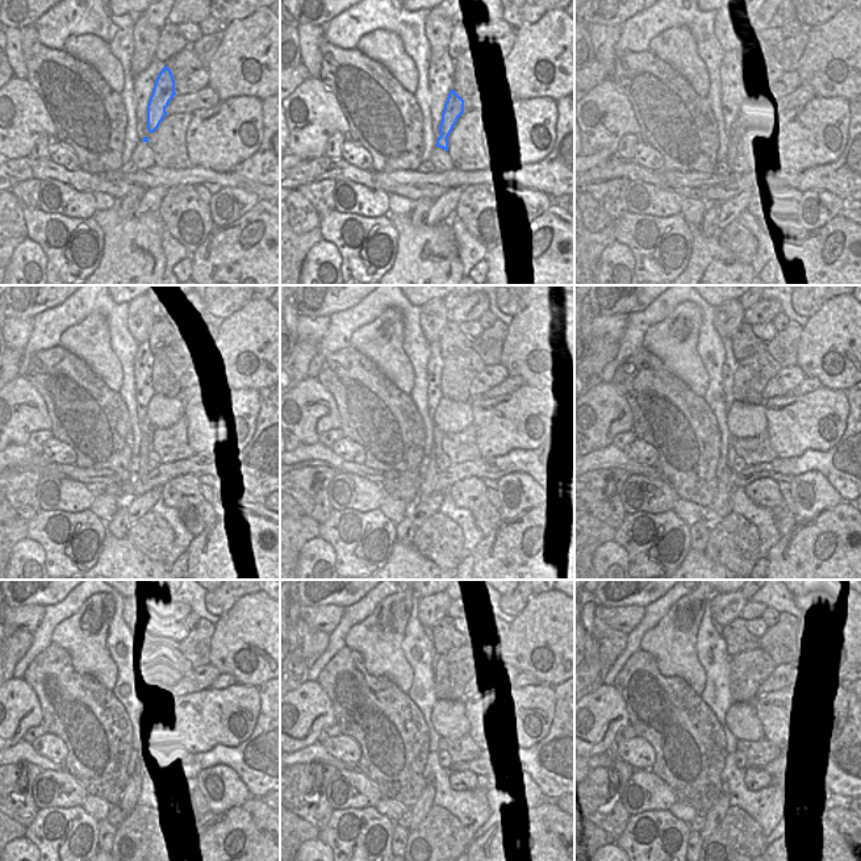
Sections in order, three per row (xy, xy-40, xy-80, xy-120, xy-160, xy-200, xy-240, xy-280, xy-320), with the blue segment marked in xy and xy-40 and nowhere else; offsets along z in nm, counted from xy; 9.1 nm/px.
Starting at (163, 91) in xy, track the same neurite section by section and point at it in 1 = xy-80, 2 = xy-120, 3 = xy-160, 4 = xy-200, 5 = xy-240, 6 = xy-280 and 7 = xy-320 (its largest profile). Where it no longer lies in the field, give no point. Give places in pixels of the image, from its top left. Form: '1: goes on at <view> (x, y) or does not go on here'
1: goes on at xy-80 (735, 143)
2: goes on at xy-120 (146, 429)
3: goes on at xy-160 (426, 490)
4: goes on at xy-200 (723, 493)
5: goes on at xy-240 (129, 801)
6: goes on at xy-280 (419, 810)
7: goes on at xy-320 (717, 811)

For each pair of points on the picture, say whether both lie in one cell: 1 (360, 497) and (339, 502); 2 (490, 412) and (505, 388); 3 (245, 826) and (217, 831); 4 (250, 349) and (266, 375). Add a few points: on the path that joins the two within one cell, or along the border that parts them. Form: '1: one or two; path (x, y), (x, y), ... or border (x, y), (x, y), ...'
1: one; path (355, 497), (345, 497)
2: two; border (525, 384), (505, 395), (484, 396)
3: one; path (238, 828), (224, 831)
4: one; path (256, 355), (266, 368)

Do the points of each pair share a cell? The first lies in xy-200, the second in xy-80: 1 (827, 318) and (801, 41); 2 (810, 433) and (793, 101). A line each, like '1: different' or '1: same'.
1: different
2: different

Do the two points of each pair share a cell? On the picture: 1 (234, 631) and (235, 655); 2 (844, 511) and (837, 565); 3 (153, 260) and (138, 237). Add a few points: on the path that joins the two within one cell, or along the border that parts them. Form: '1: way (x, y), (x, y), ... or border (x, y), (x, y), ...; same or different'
1: way (235, 636), (235, 650); same
2: way (844, 525), (840, 552); same
3: way (147, 255), (138, 242); same

